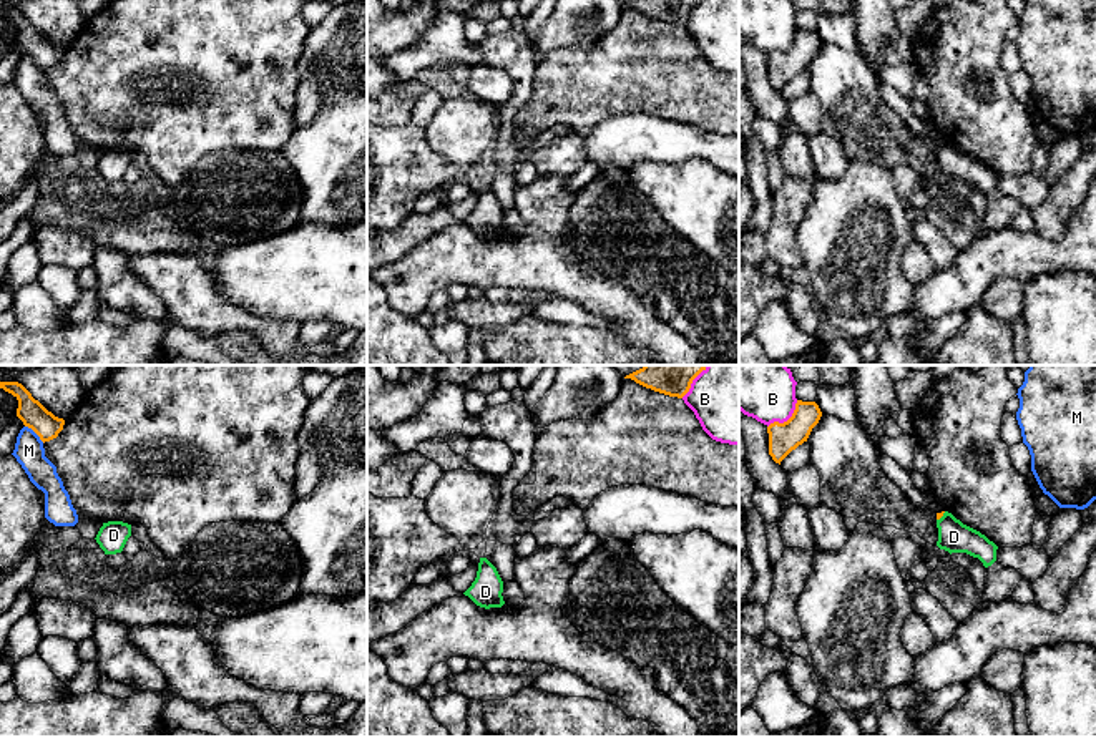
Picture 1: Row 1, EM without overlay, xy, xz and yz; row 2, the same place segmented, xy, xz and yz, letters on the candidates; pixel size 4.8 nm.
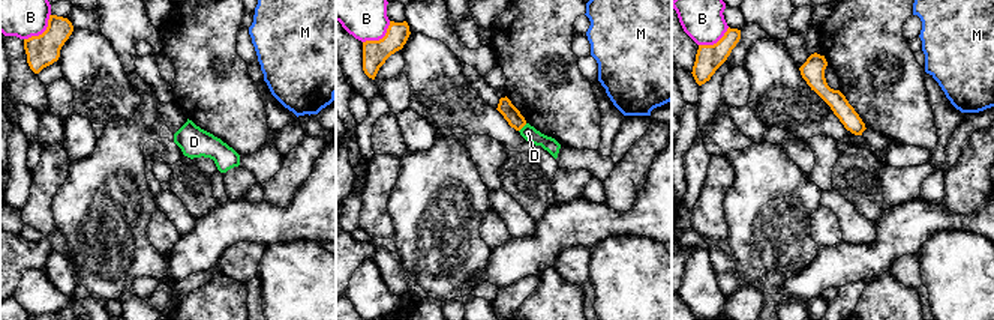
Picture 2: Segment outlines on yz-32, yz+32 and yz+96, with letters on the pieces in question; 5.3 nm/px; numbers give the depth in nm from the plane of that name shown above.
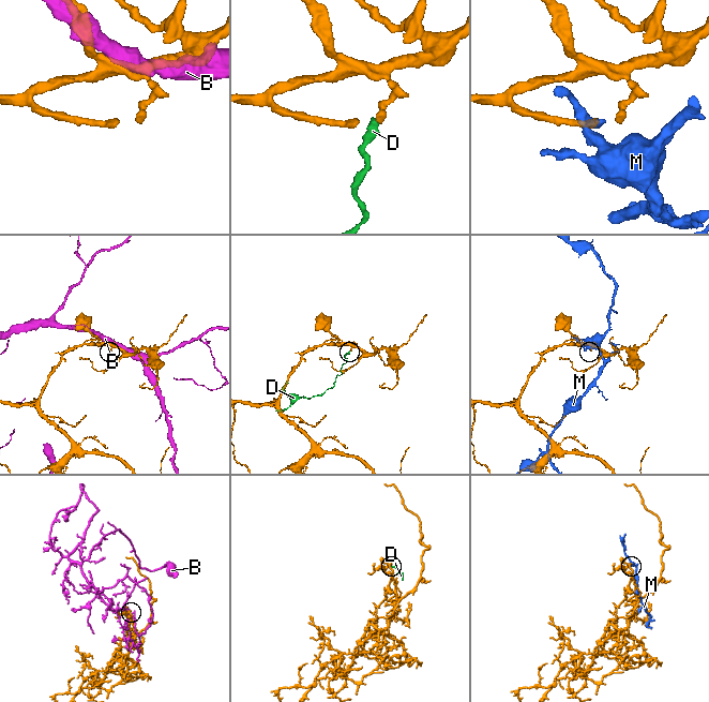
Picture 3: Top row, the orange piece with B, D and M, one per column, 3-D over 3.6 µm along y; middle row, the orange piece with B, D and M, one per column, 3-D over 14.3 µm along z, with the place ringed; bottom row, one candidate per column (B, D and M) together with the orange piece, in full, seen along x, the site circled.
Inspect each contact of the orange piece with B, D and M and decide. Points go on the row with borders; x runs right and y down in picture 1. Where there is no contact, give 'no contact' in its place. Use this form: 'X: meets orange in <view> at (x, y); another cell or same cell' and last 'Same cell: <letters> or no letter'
B: meets orange in yz at (787, 420); another cell
D: meets orange in yz at (940, 517); another cell
M: meets orange in xy at (35, 432); another cell
Same cell: no letter

